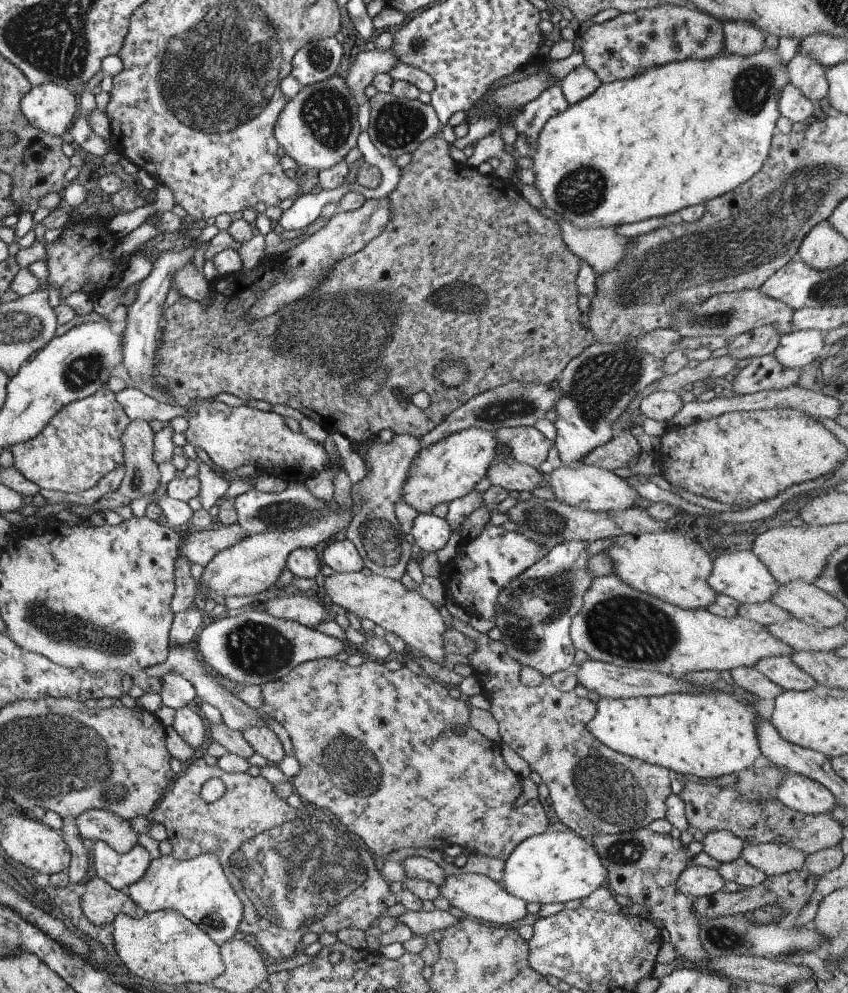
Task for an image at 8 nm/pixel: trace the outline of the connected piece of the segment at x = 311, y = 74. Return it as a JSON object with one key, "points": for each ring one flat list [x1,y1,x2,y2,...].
{"points":[[335,37,305,44,292,59,291,75,301,87,316,84,336,74,343,57,343,46]]}

